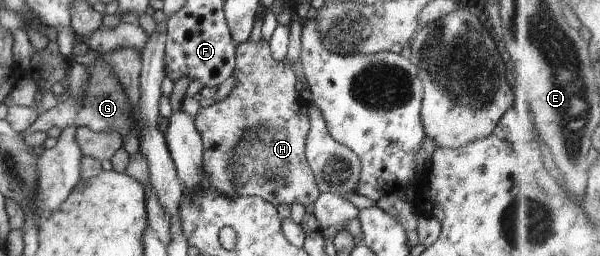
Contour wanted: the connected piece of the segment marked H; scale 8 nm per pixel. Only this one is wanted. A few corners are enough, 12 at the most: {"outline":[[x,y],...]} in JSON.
{"outline":[[268,42],[193,117],[222,195],[314,203],[309,105]]}

